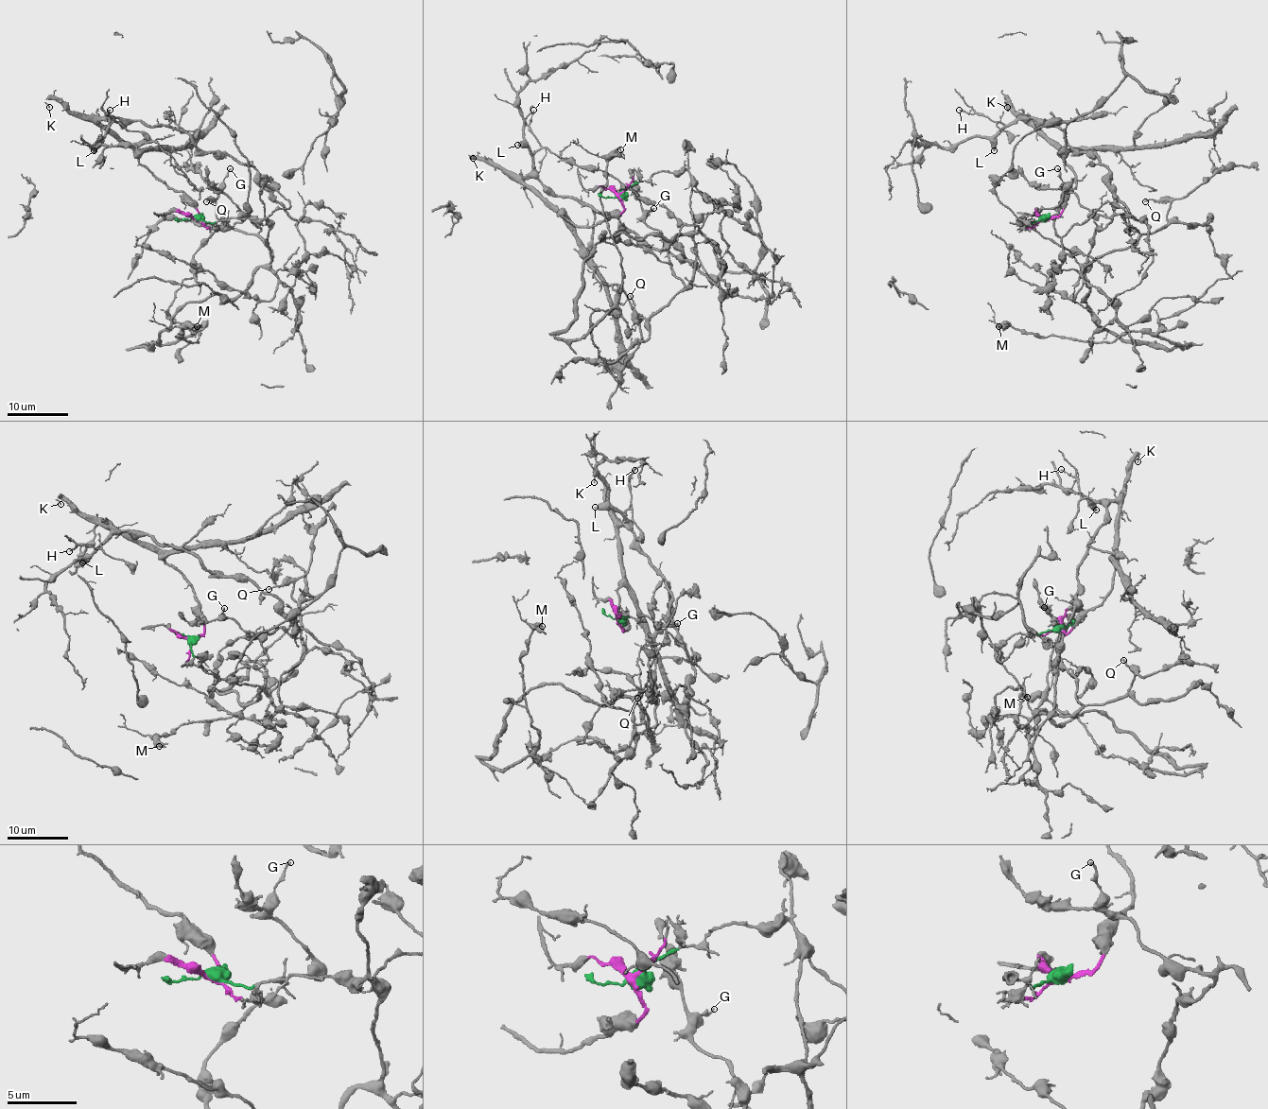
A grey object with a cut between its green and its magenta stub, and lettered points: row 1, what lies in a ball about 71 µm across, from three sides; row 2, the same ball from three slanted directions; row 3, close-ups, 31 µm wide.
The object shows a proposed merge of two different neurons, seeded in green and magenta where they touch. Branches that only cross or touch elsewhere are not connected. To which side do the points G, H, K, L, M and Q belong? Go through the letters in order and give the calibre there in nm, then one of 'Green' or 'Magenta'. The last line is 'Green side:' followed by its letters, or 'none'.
G: Thickness 110 nm. Green
H: Thickness 110 nm. Magenta
K: Thickness 110 nm. Magenta
L: Thickness 360 nm. Magenta
M: Thickness 150 nm. Green
Q: Thickness 130 nm. Green
Green side: G, M, Q

